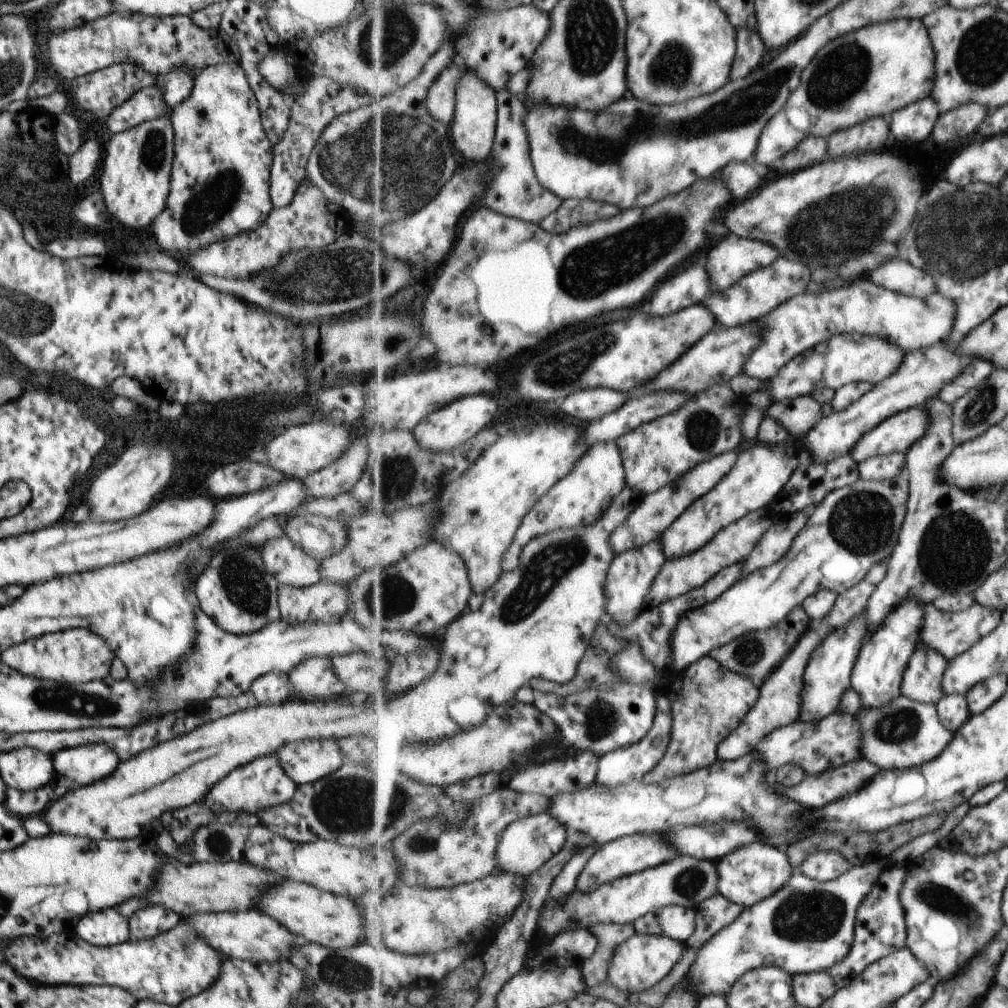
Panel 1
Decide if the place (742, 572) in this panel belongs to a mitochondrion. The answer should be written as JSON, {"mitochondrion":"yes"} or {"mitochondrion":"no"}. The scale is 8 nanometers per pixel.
{"mitochondrion":"no"}

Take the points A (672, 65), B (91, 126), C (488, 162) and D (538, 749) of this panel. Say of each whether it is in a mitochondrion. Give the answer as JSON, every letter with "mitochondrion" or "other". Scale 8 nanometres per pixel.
{"A":"mitochondrion","B":"other","C":"other","D":"other"}

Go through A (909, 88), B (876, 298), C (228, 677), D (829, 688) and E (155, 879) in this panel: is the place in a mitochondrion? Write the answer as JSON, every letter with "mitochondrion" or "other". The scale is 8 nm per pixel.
{"A":"other","B":"other","C":"other","D":"other","E":"other"}

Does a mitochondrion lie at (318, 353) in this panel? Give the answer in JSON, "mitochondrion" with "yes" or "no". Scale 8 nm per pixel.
{"mitochondrion":"no"}

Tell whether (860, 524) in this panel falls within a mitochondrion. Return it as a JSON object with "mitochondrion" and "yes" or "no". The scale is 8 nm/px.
{"mitochondrion":"yes"}

